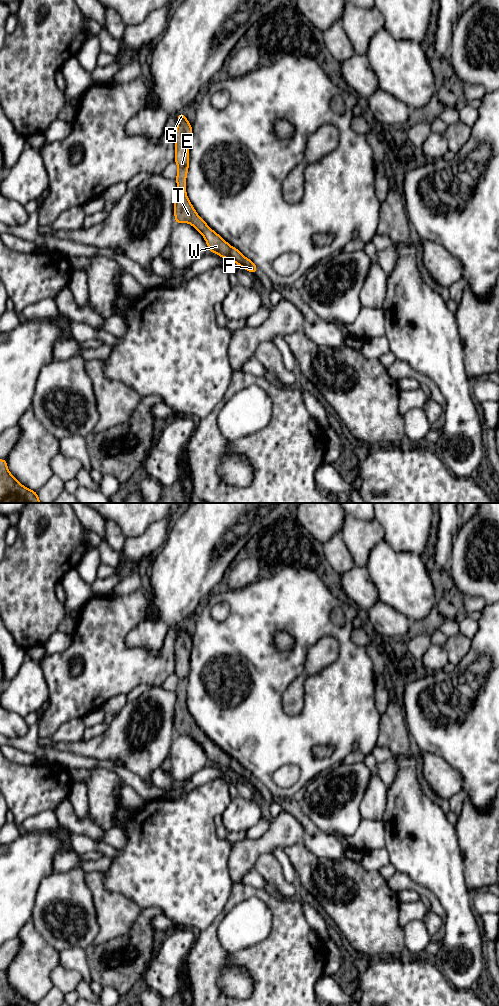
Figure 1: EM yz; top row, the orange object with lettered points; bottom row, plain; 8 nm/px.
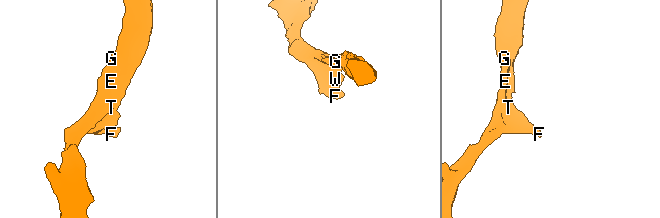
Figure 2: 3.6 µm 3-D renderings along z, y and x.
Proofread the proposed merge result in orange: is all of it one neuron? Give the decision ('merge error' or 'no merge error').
no merge error

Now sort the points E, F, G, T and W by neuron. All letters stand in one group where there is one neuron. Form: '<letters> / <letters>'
E F G T W

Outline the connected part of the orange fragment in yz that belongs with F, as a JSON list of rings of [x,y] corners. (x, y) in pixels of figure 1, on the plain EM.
[[[183,624],[177,627],[178,635],[175,641],[175,669],[177,676],[176,705],[174,709],[175,736],[188,735],[193,738],[206,753],[209,764],[219,767],[222,771],[230,771],[252,787],[258,779],[245,769],[236,759],[231,758],[218,745],[211,741],[199,728],[191,716],[186,704],[186,691],[189,682],[189,658],[193,646],[192,637]]]

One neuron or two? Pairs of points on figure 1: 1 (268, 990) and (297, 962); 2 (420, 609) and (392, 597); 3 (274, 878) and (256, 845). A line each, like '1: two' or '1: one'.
1: one
2: one
3: two

